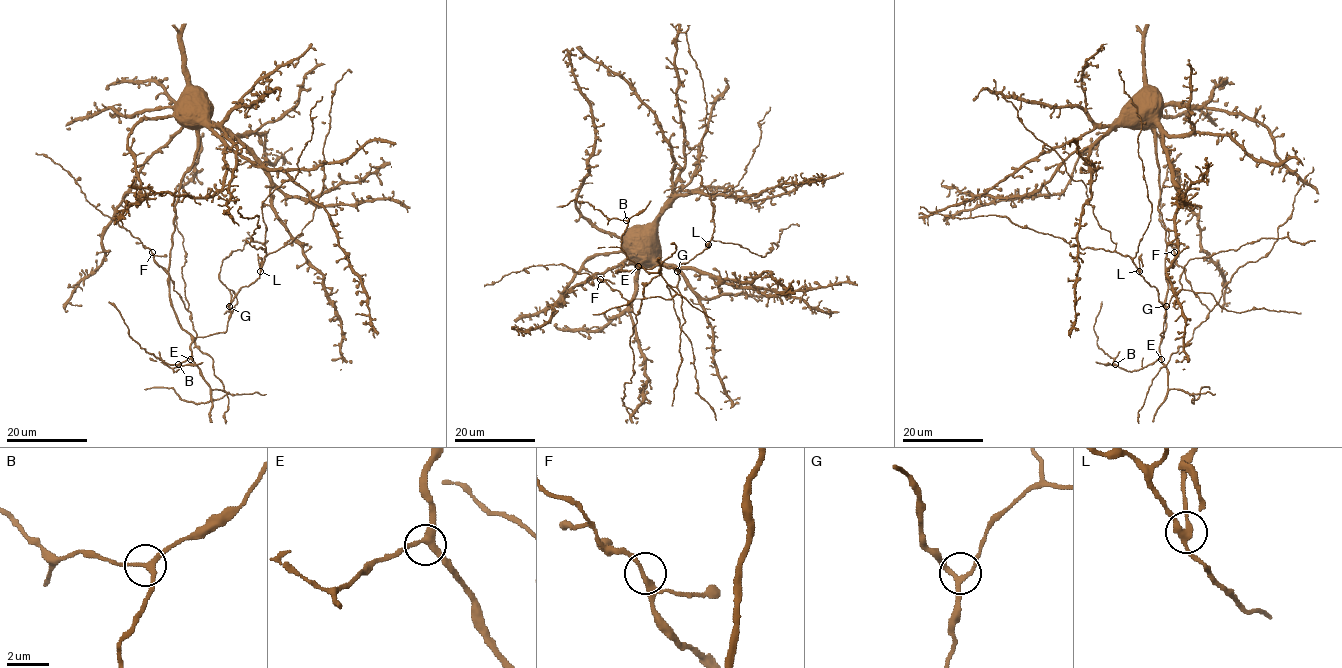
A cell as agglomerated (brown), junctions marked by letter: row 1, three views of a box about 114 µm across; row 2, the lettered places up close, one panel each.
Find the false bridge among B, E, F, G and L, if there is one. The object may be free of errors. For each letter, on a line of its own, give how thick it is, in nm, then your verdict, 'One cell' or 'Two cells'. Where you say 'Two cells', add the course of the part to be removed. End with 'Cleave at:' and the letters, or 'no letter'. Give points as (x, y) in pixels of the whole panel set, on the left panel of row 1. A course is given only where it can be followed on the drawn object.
B: Thickness 220 nm. One cell
E: Thickness 280 nm. One cell
F: Thickness 240 nm. One cell
G: Thickness 200 nm. One cell
L: Thickness 240 nm. Two cells
Cleave at: L

